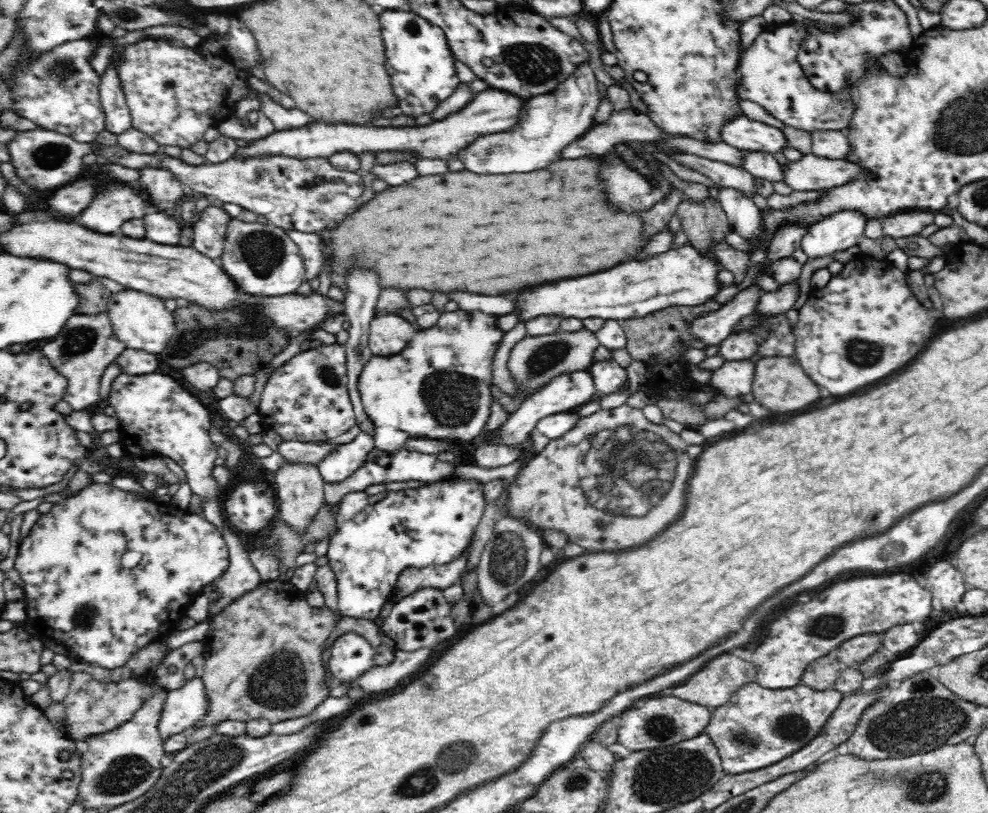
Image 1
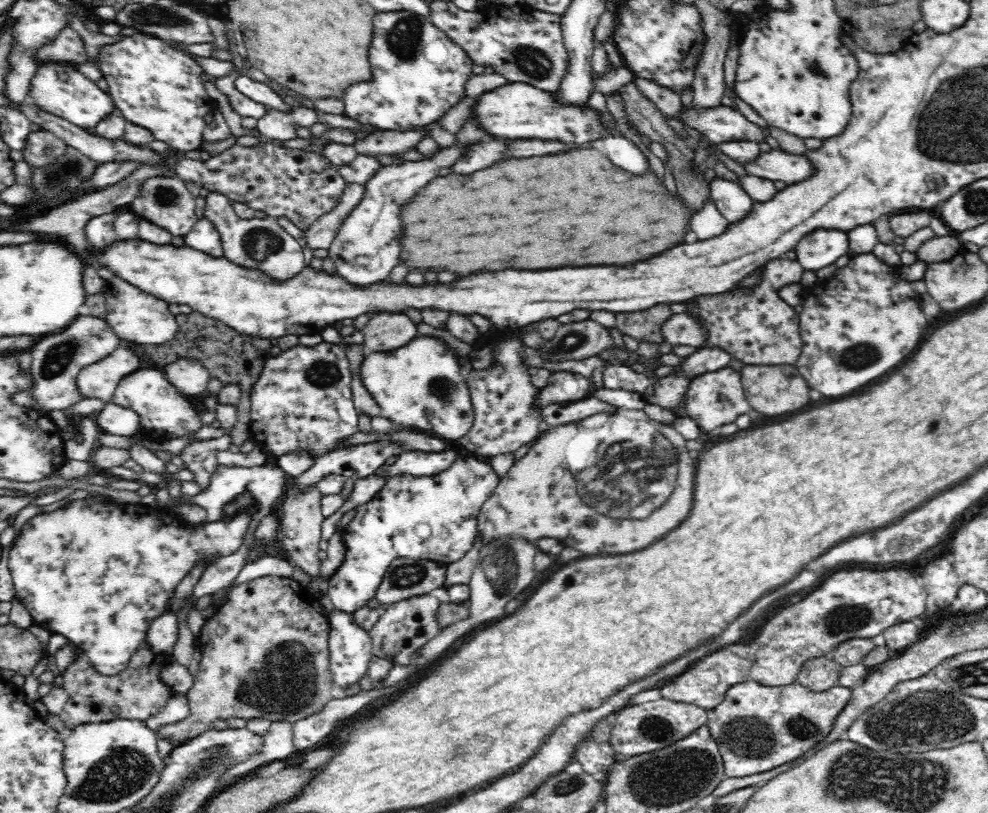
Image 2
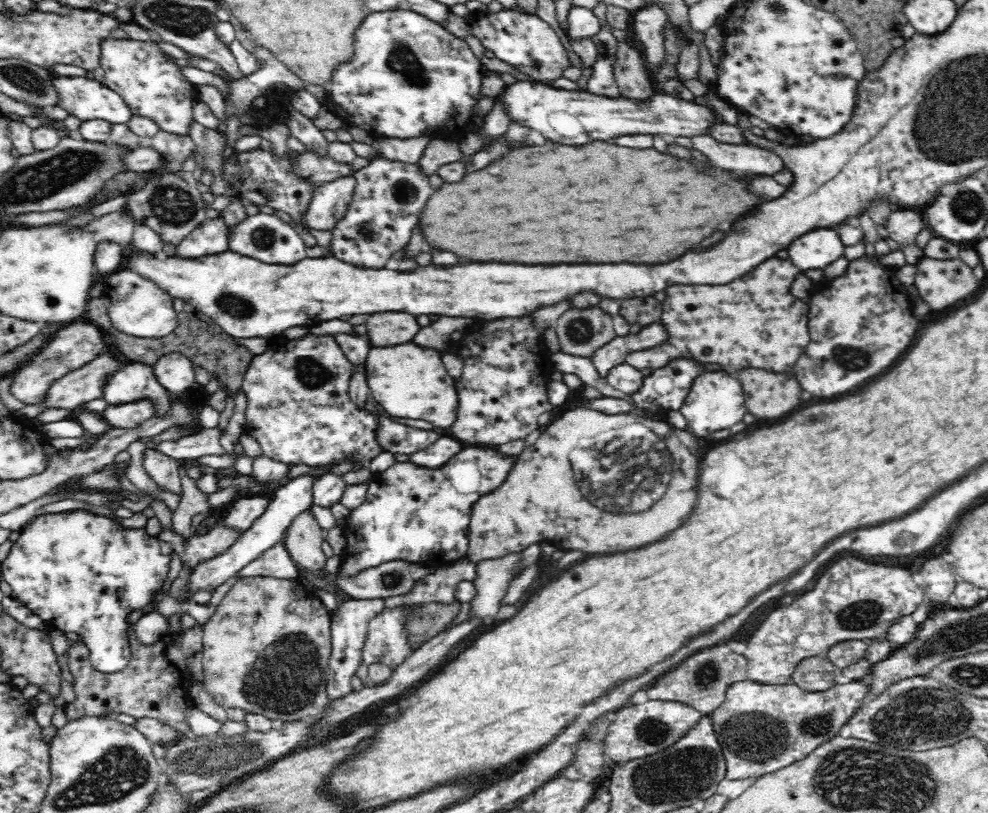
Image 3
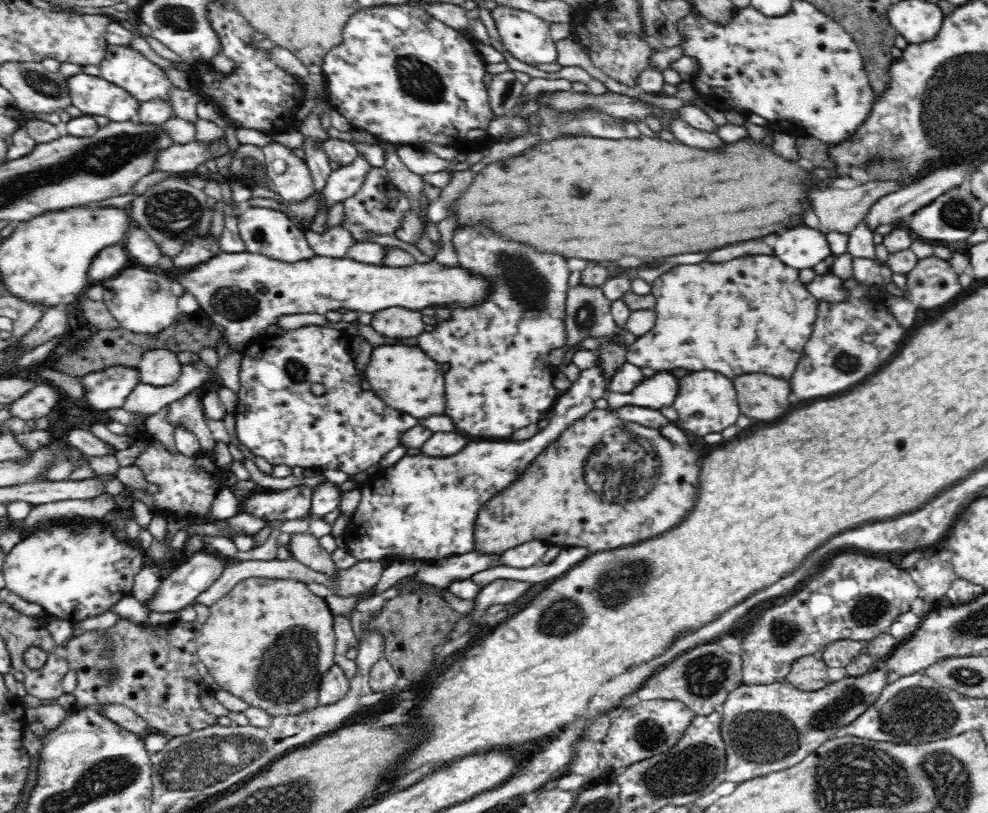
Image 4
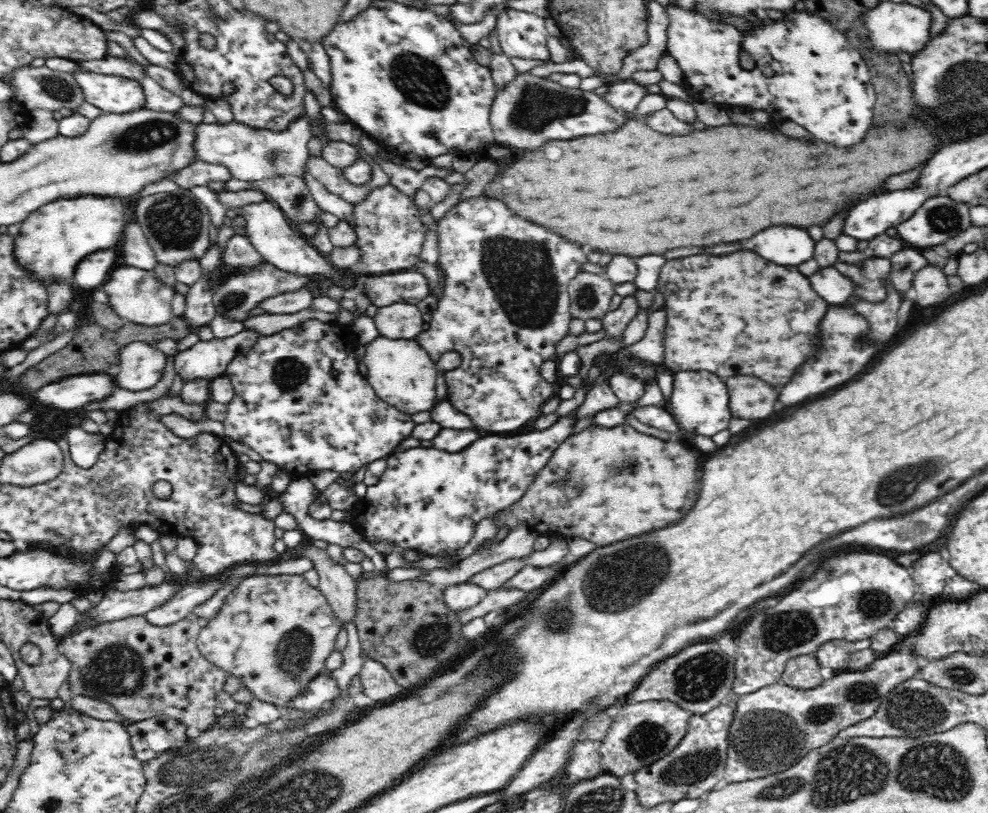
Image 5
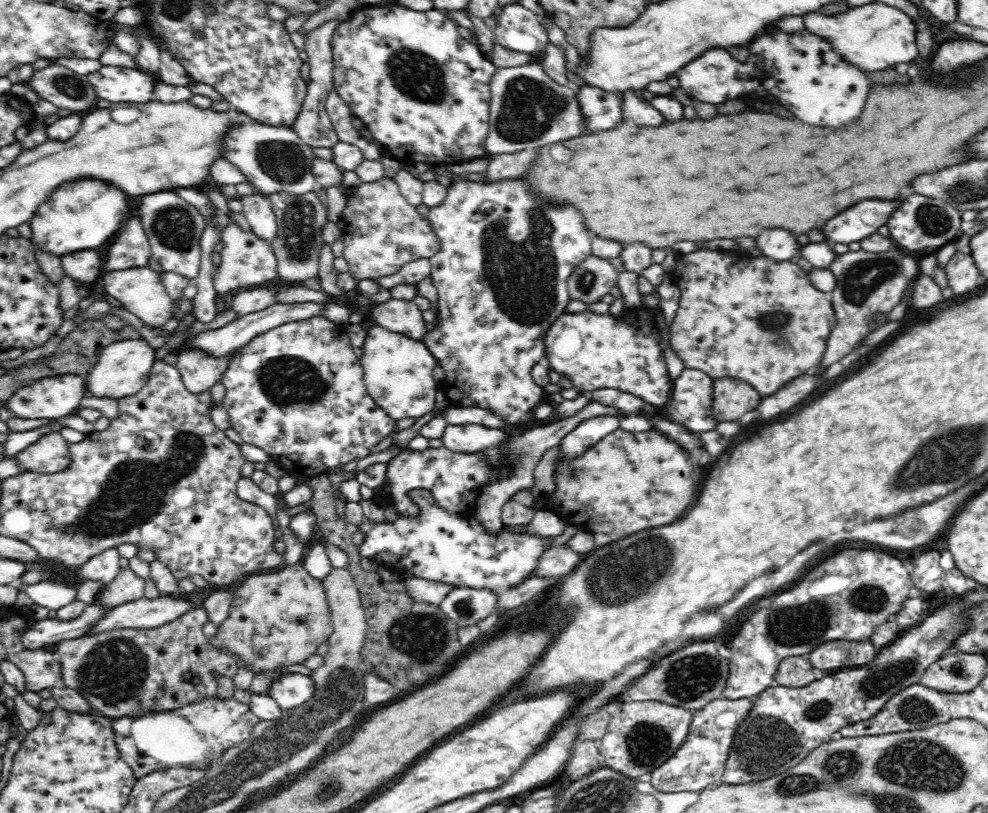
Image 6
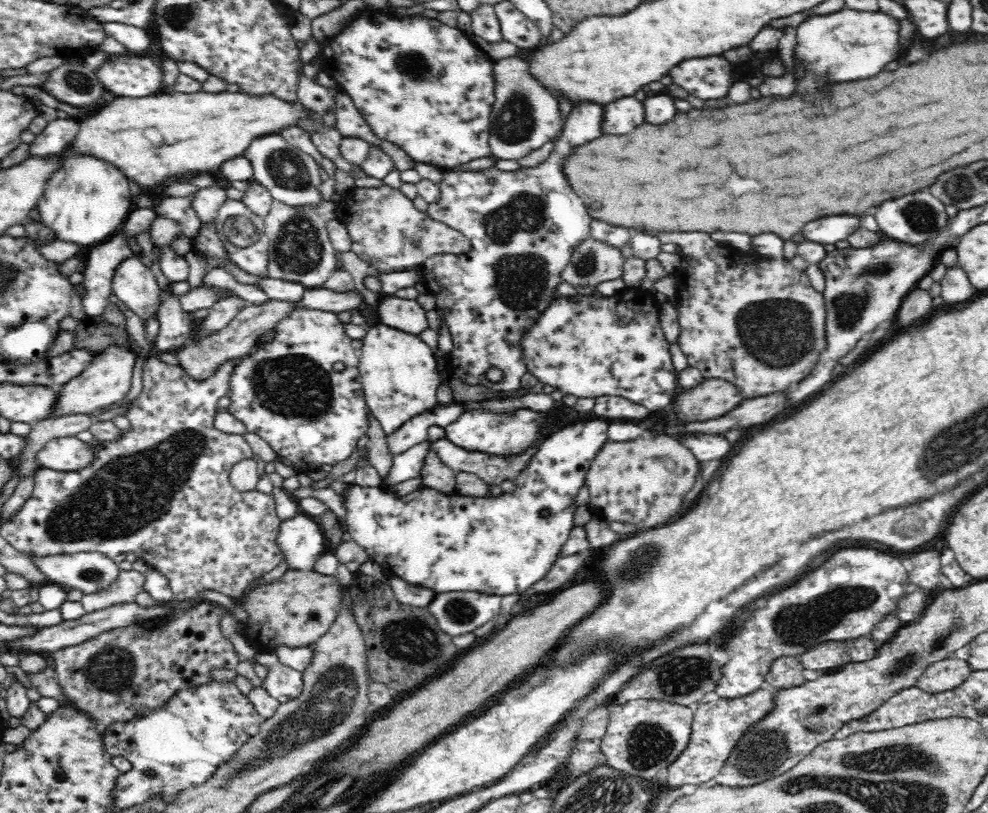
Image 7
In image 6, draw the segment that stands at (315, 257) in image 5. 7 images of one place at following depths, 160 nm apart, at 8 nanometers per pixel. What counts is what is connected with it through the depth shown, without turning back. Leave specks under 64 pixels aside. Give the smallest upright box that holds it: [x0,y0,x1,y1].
[238,192,277,244]

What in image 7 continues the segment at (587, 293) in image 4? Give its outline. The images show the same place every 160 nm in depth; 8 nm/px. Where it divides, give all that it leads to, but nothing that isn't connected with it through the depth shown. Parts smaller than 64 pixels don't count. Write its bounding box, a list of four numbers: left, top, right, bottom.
[561,238,625,287]

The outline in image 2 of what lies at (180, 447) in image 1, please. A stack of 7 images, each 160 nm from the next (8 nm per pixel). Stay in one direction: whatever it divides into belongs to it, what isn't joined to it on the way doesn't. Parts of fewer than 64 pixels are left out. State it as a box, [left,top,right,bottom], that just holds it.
[111,367,233,490]

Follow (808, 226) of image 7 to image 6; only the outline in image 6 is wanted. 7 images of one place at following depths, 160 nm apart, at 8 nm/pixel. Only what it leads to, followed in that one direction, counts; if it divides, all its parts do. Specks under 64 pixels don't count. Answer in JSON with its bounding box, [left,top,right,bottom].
[822,200,894,244]

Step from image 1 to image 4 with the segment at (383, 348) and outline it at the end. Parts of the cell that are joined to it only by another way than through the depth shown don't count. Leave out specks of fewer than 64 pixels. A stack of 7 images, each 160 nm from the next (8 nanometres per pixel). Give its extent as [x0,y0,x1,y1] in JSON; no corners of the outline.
[372,308,424,340]

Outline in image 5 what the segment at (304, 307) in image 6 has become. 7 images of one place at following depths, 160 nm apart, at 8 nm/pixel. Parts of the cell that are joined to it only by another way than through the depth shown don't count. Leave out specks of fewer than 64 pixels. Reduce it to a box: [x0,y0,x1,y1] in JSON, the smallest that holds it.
[174,327,262,379]

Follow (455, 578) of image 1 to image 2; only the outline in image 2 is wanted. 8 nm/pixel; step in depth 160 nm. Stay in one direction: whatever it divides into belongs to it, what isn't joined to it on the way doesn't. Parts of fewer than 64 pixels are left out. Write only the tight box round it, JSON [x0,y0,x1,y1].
[373,558,445,606]

